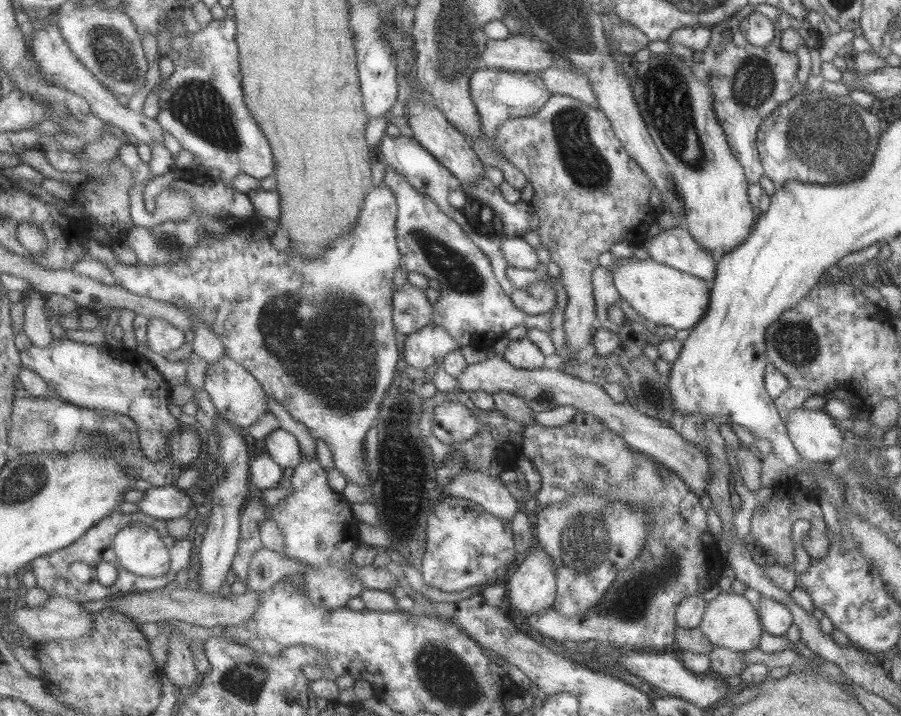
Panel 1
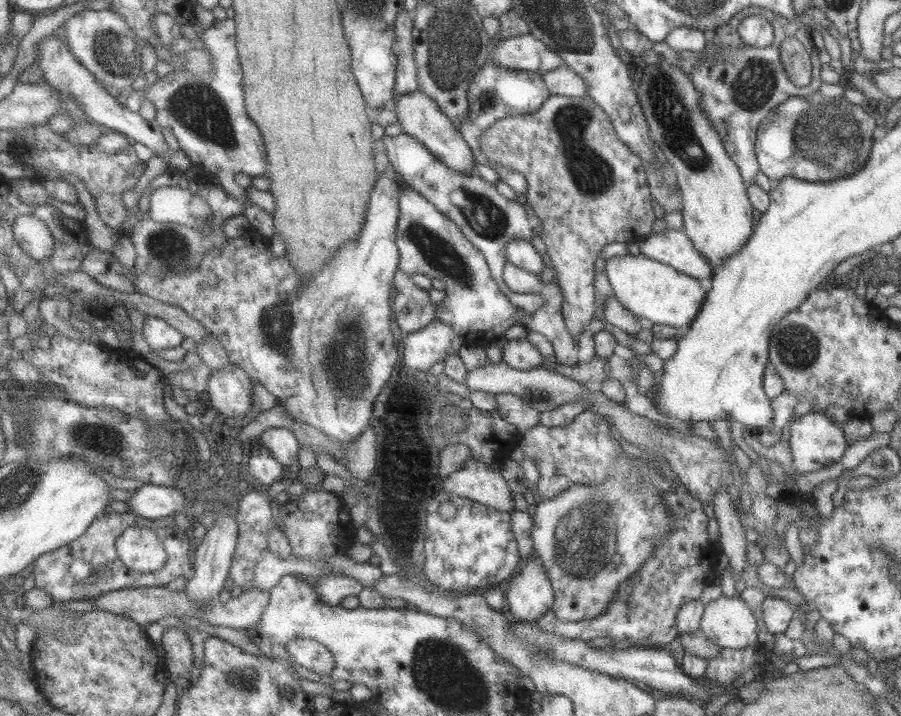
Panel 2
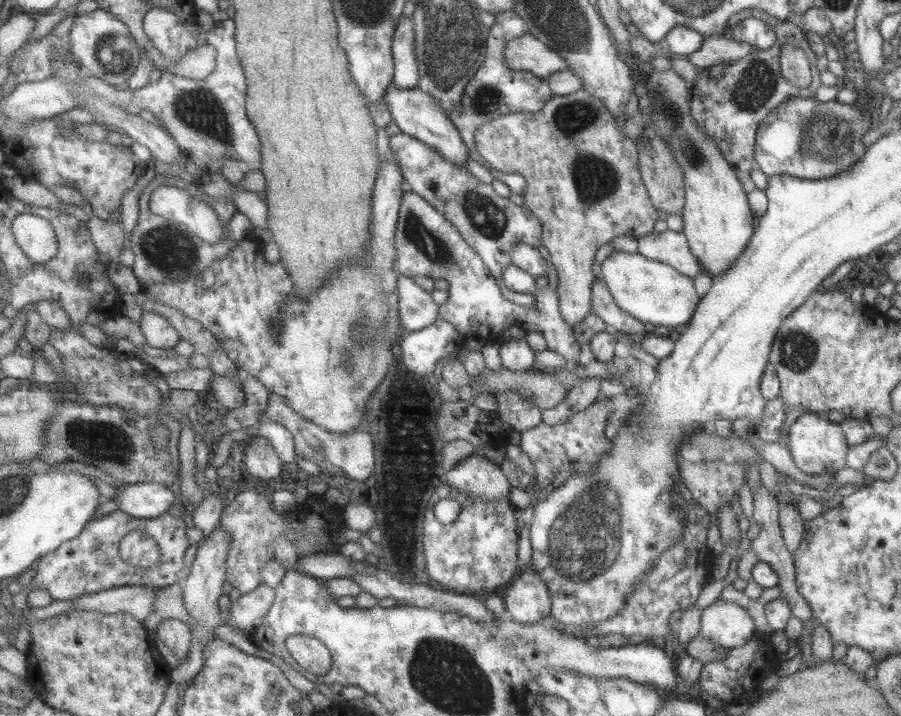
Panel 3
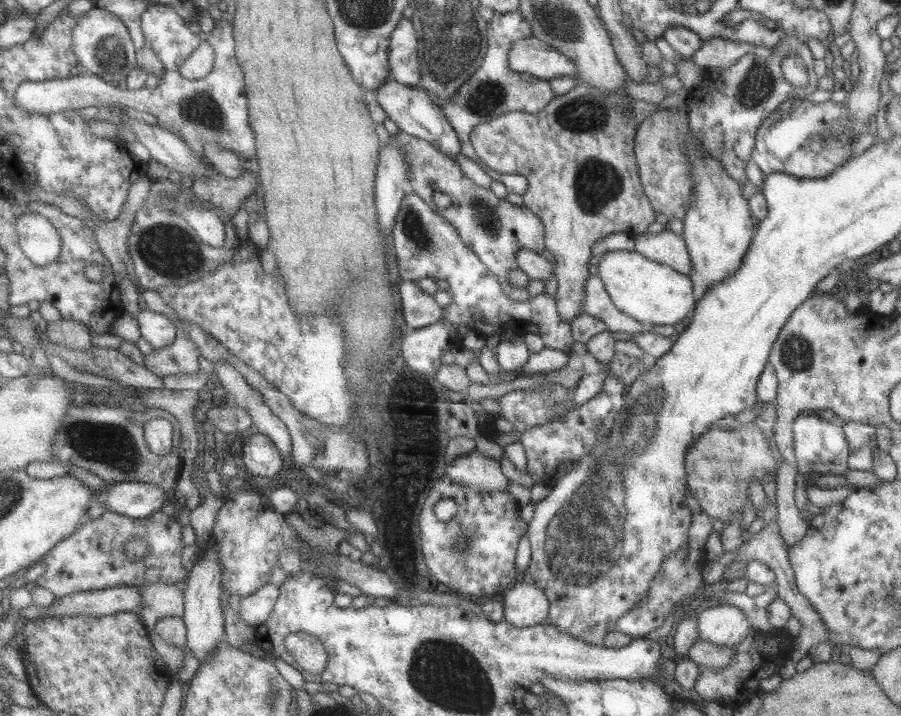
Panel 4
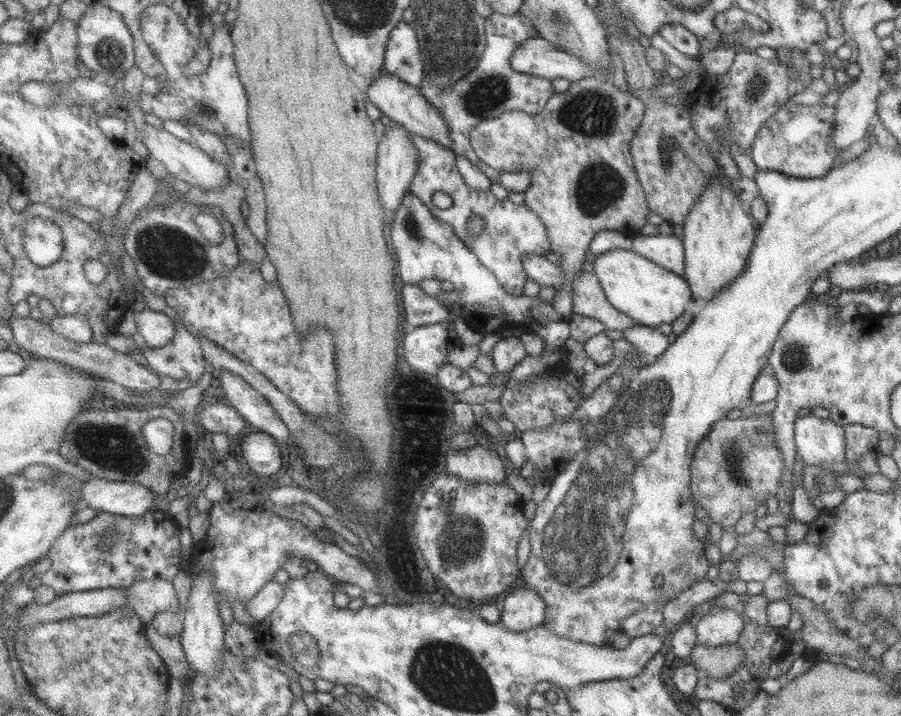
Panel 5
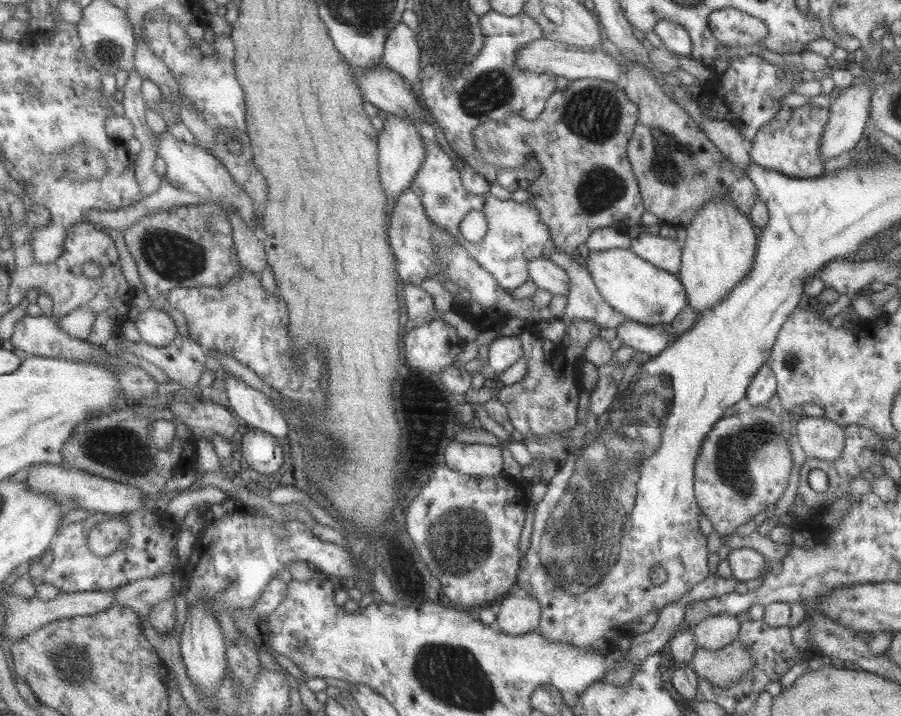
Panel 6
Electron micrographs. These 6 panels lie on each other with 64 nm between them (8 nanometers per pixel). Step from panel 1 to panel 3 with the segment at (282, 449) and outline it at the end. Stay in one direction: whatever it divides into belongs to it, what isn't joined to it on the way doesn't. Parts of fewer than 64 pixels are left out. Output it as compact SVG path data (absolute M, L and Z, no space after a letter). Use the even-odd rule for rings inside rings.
M267 410L259 416L259 427L256 434L267 438L275 446L275 450L283 462L297 462L297 449L293 433L281 422L275 422L275 418L269 418Z

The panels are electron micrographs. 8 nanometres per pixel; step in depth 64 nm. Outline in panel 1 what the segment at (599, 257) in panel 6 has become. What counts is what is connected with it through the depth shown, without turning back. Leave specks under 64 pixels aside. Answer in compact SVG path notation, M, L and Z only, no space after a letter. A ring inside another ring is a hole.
M627 258L623 265L612 266L612 278L620 299L626 301L639 316L643 316L647 322L650 322L651 326L661 324L661 326L671 326L675 330L690 329L702 320L710 304L710 290L703 280L651 259Z

